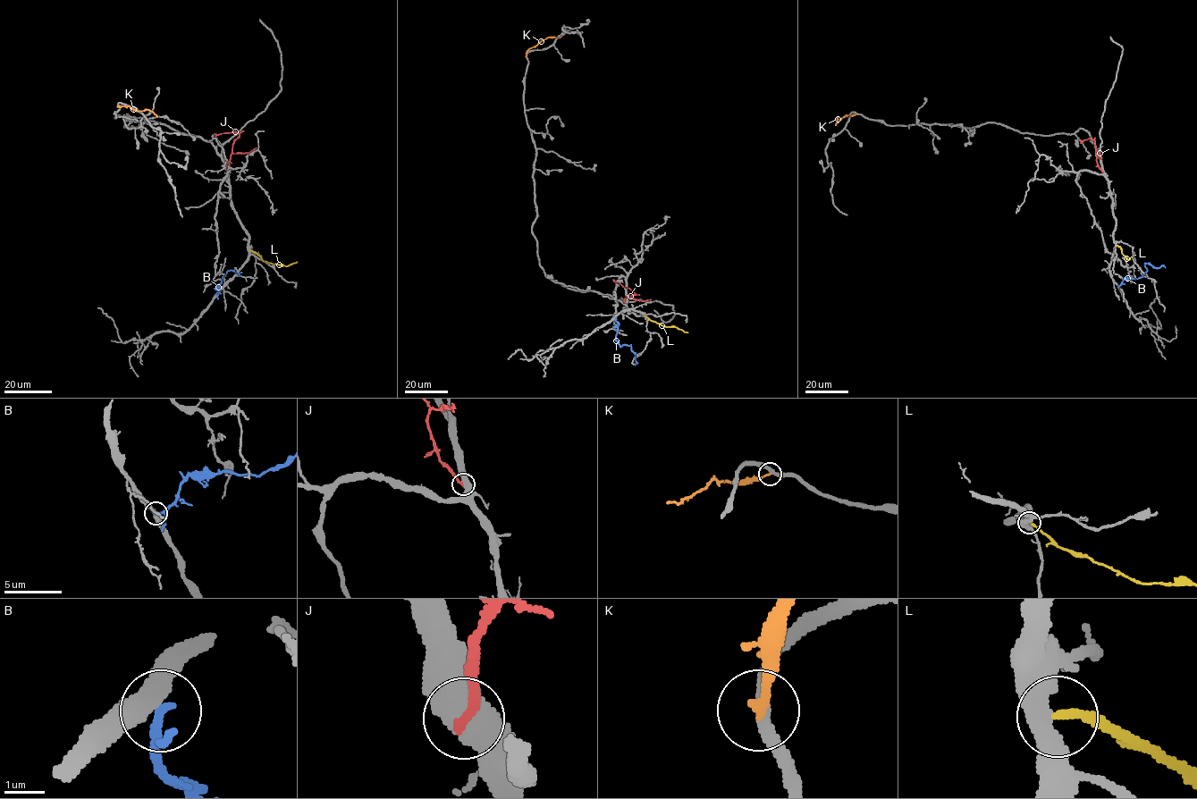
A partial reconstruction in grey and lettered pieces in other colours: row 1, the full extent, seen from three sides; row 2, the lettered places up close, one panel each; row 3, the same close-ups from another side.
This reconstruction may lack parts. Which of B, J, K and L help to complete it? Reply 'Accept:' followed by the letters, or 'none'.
Accept: none

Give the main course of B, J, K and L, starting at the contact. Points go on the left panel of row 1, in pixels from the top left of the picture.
B: (216, 295), (220, 290), (216, 286), (226, 272), (234, 270), (239, 275)
J: (226, 169), (232, 144), (239, 134), (234, 132), (214, 134)
K: (117, 105), (137, 111), (151, 111), (157, 117)
L: (249, 250), (272, 264), (286, 265), (297, 261)

